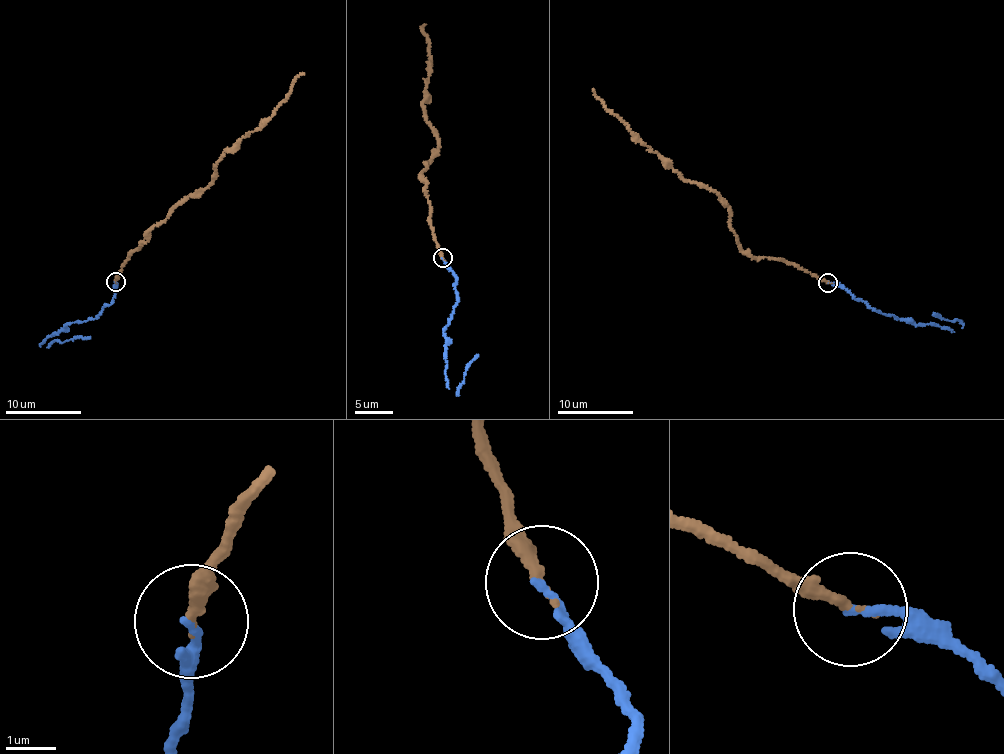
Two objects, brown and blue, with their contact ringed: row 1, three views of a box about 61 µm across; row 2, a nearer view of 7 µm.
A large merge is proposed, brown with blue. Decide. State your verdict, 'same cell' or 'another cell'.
another cell

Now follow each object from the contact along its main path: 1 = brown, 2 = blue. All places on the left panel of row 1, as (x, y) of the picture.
1: (116, 282), (147, 233), (187, 196), (208, 185), (223, 153), (263, 125), (304, 73)
2: (116, 282), (114, 293), (99, 315), (65, 324), (40, 347), (90, 338)

